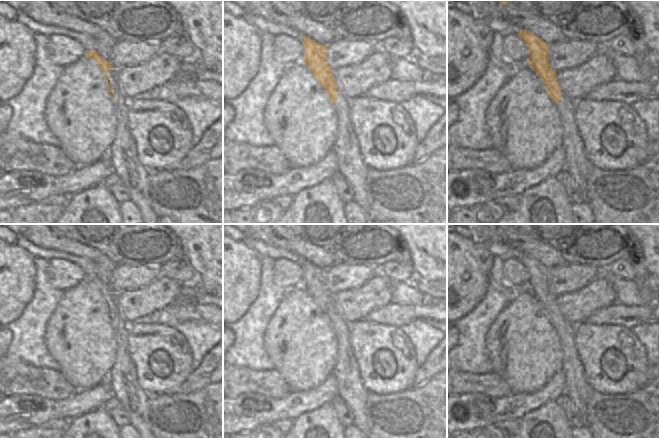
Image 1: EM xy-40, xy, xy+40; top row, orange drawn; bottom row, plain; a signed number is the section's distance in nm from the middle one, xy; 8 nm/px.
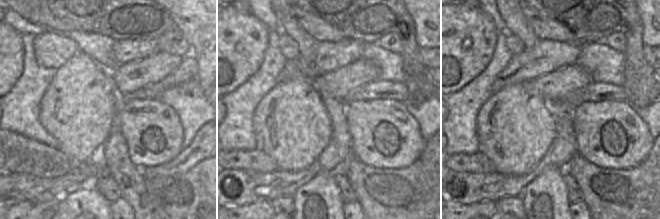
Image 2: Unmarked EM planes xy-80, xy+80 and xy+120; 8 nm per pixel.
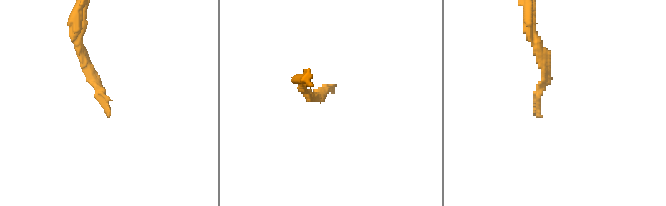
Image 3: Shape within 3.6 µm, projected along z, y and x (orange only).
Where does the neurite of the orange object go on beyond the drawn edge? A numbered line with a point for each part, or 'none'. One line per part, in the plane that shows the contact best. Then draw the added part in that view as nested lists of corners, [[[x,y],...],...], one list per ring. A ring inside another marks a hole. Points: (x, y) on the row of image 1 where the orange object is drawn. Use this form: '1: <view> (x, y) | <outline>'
1: xy-40 (122, 155) | [[[109,70],[106,75],[112,89],[111,103],[116,113],[116,133],[107,152],[112,172],[126,187],[130,201],[138,207],[142,224],[158,224],[148,193],[150,171],[138,161],[136,145],[128,131],[128,102],[116,83],[116,70]]]

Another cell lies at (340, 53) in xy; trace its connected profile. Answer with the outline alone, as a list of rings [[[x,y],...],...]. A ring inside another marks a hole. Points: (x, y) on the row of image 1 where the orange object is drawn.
[[[335,40],[326,46],[326,63],[334,71],[359,64],[378,50],[378,46],[355,40]]]

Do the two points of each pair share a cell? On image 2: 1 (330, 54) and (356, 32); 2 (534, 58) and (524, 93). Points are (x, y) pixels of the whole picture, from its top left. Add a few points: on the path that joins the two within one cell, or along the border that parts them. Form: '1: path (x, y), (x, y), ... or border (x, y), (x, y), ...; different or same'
1: border (345, 37), (360, 40), (363, 43); different
2: border (528, 81), (509, 84), (504, 87); different

